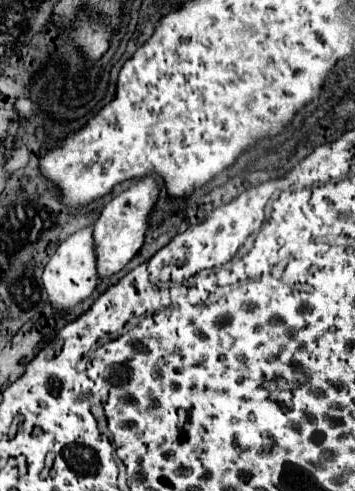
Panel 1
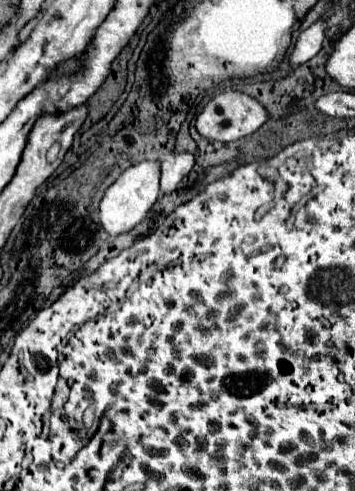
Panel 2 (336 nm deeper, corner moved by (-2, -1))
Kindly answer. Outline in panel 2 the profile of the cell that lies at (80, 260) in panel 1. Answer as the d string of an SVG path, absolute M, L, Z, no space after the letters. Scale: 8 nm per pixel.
M141 161L133 167L129 167L105 193L103 201L101 201L101 211L99 211L99 219L101 225L105 227L105 231L111 237L117 237L119 233L127 233L131 231L137 223L141 223L141 219L147 215L147 211L153 207L153 203L159 197L159 161Z

